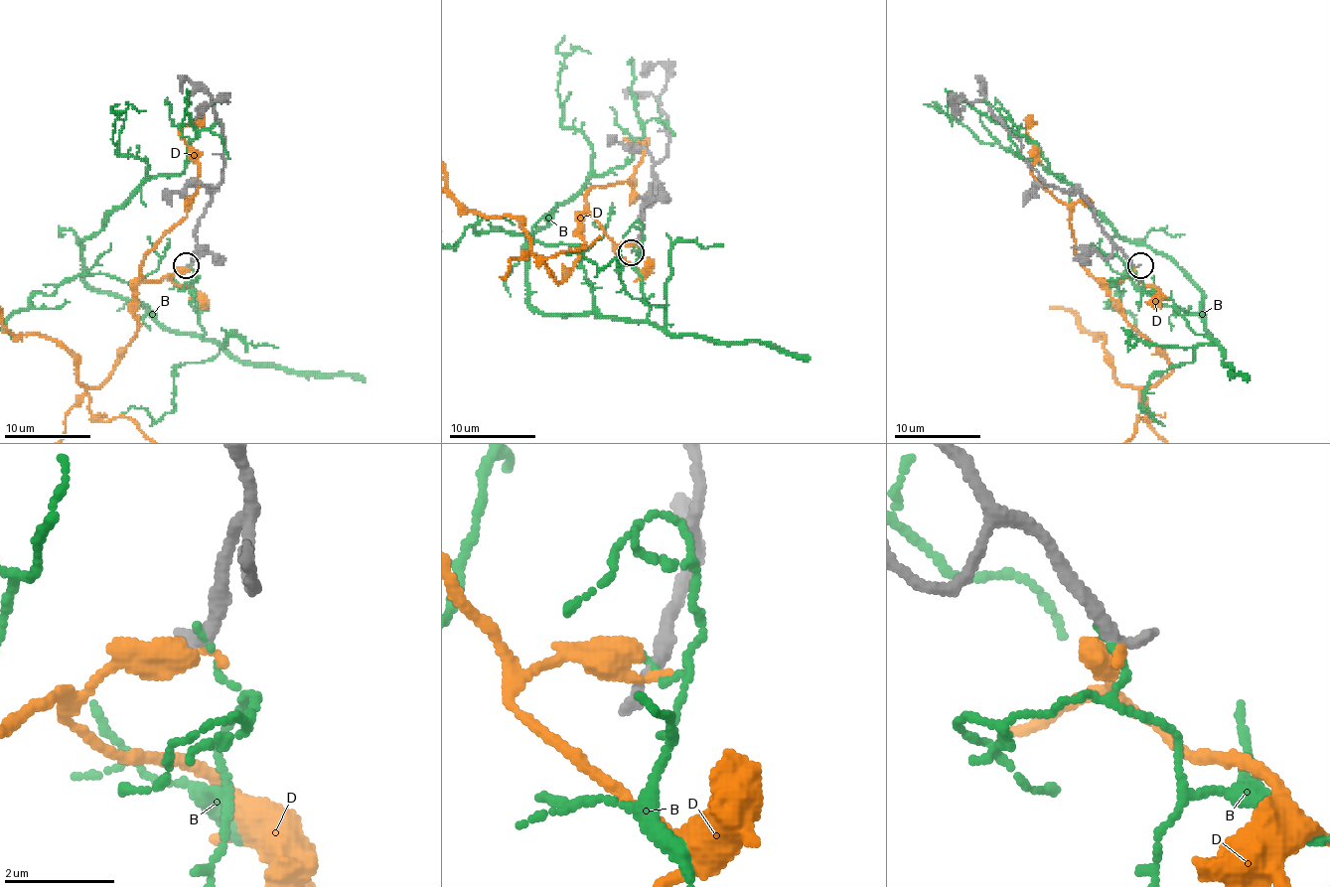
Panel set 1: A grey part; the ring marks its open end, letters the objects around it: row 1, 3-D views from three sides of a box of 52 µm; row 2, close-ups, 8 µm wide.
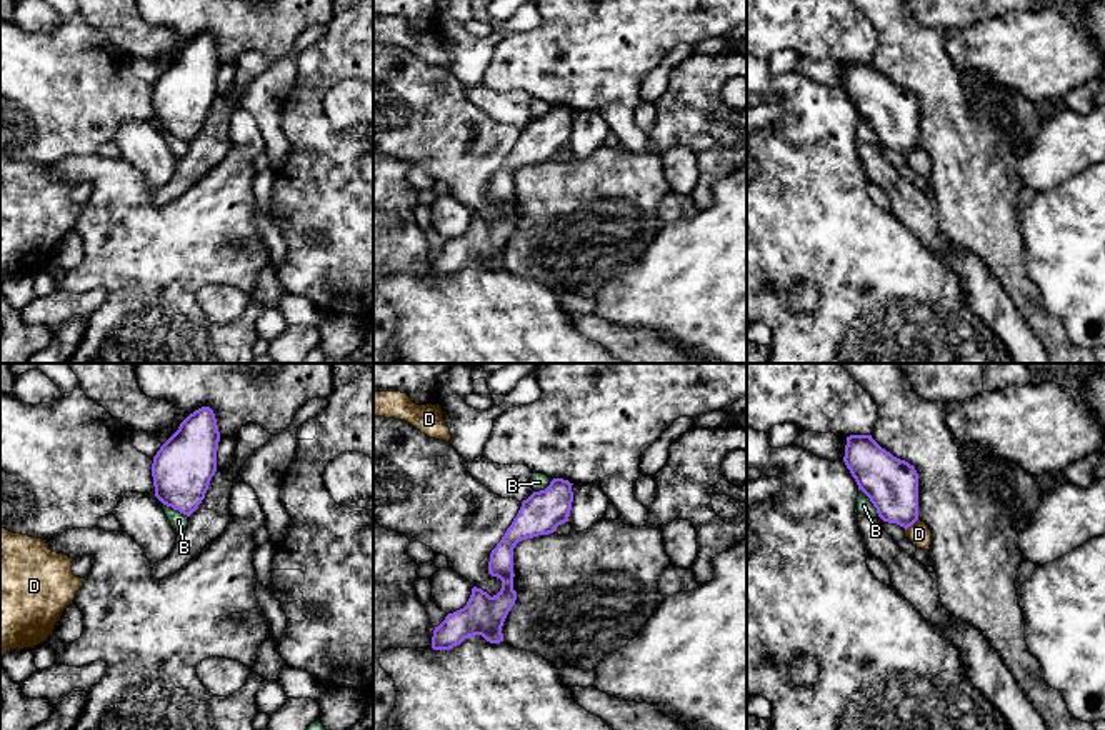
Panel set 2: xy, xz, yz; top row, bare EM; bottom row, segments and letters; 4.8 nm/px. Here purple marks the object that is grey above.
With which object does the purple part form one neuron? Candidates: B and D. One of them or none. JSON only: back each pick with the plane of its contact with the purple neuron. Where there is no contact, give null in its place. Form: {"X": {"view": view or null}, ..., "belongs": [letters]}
{"belongs": []}

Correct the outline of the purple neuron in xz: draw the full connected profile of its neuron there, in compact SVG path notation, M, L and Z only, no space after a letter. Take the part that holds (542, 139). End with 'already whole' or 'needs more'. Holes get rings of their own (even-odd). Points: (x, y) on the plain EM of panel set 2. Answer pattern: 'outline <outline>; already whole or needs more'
outline M553 105L545 117L533 118L522 128L512 152L490 180L488 200L502 207L500 218L490 223L473 213L467 232L448 240L435 253L433 277L450 277L475 262L482 262L490 270L503 268L502 253L517 227L513 175L522 167L553 160L558 152L568 148L573 128L572 112L568 107Z; already whole

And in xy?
outline M202 33L190 40L153 83L155 123L190 143L205 125L217 98L218 68L213 37Z; already whole

